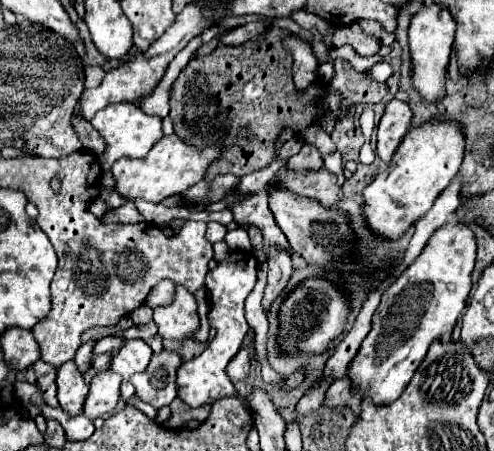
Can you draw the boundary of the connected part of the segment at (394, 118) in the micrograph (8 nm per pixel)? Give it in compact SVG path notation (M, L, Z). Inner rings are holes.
M391 100L387 104L379 124L379 132L377 132L377 154L383 162L387 164L391 162L397 146L401 144L403 136L411 128L411 118L413 118L413 112L409 104L399 100Z

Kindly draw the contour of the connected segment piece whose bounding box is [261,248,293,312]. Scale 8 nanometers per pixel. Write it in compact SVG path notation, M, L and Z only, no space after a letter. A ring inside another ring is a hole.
M271 248L271 256L269 256L269 282L267 282L267 288L265 288L265 296L263 296L263 310L269 312L271 304L275 302L275 298L285 290L289 278L293 274L293 268L291 268L291 258L289 254L281 254L277 250Z

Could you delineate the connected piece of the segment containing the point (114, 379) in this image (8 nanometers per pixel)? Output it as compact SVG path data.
M113 370L99 372L89 384L89 396L85 400L83 414L95 420L99 416L113 412L119 402L119 384L121 384L121 376L115 374Z

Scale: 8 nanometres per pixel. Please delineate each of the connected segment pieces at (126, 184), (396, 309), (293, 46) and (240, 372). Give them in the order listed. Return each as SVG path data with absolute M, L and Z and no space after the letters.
M177 134L163 136L147 154L147 158L119 158L111 172L113 178L117 180L117 192L125 196L127 200L133 198L143 198L147 202L161 202L167 196L173 194L185 194L193 184L201 182L205 178L207 168L219 160L223 154L221 148L217 146L205 146L205 148L195 148L189 146L183 138Z
M443 224L437 228L419 258L383 292L381 304L373 314L373 328L363 340L357 356L349 366L349 376L353 380L353 388L359 396L371 396L375 404L389 404L401 396L415 370L423 362L433 340L441 336L449 336L453 326L465 308L469 290L471 290L471 272L475 262L475 238L473 232L465 224Z
M291 36L285 40L285 48L293 54L293 78L297 90L307 90L313 82L317 82L317 60L309 44Z
M243 346L239 354L229 362L227 366L227 376L231 380L245 380L249 374L249 360L251 360L251 348Z

